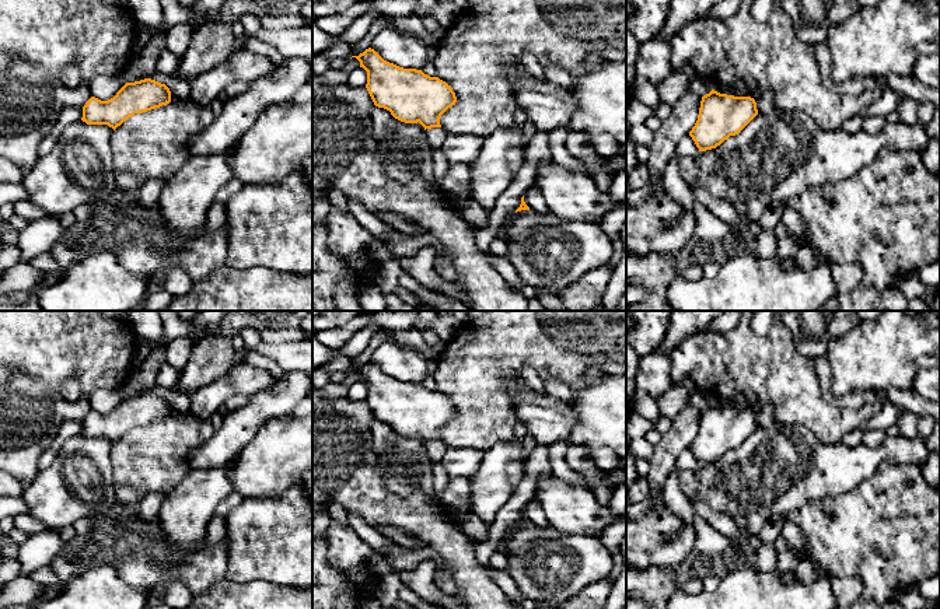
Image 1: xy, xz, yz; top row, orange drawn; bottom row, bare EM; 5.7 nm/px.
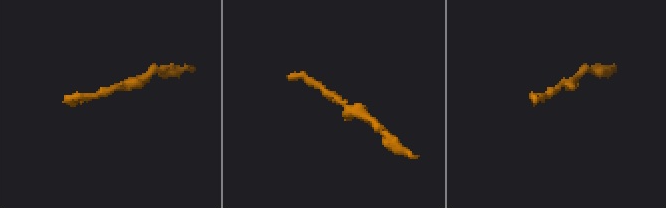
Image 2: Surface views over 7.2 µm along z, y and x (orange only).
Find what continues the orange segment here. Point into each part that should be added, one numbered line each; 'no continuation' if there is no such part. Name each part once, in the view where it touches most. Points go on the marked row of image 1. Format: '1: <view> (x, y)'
no continuation

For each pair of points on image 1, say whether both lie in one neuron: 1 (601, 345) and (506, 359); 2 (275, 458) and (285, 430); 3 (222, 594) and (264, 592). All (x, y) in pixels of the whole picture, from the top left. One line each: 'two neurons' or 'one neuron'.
1: one neuron
2: one neuron
3: one neuron

